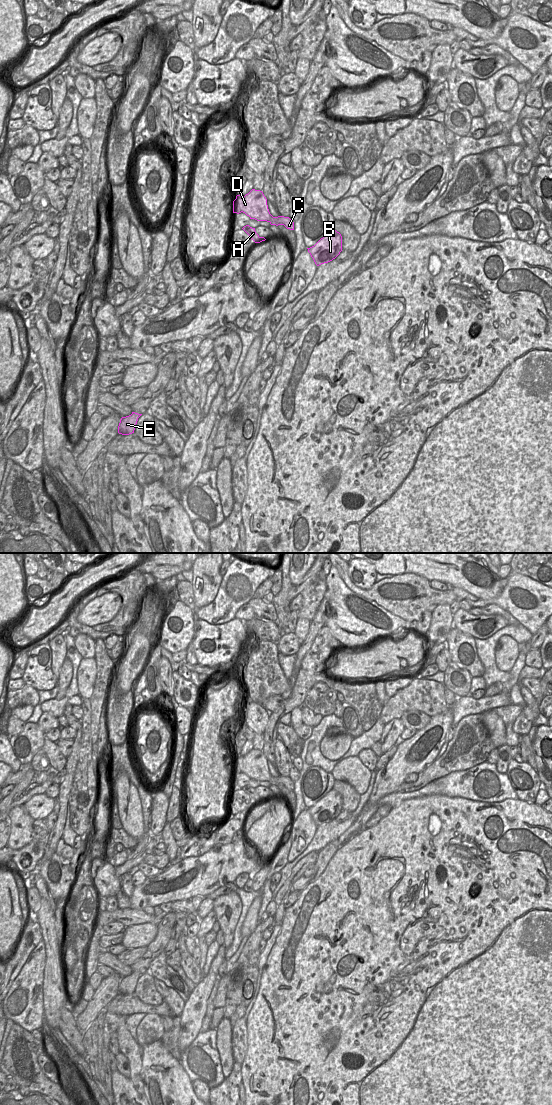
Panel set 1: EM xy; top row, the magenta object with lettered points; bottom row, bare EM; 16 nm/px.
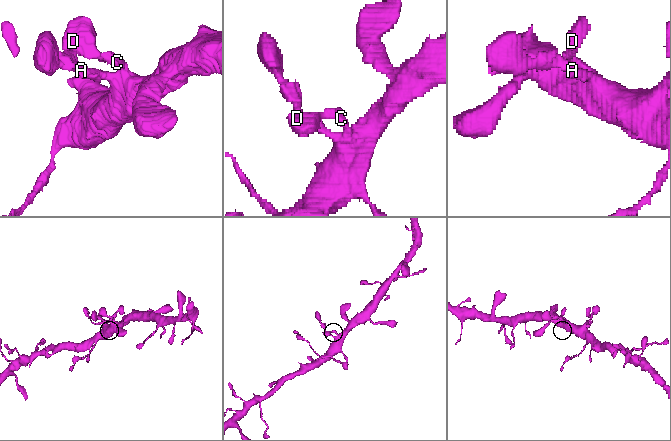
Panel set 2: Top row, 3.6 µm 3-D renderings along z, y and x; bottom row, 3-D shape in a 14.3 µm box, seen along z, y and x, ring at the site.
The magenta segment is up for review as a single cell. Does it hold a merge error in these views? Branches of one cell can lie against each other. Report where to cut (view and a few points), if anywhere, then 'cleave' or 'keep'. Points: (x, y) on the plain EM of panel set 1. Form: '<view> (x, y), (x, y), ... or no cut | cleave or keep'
no cut | keep

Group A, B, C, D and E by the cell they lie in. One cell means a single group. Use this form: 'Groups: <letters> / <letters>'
Groups: A B C D E

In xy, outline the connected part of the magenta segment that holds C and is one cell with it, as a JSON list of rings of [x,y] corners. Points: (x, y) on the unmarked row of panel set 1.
[[[252,749],[245,756],[237,755],[233,761],[233,773],[245,773],[250,779],[267,781],[271,785],[284,785],[287,789],[294,790],[294,782],[289,777],[273,777],[268,769],[267,759],[260,750]]]

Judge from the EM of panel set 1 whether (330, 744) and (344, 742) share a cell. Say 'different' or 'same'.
same

